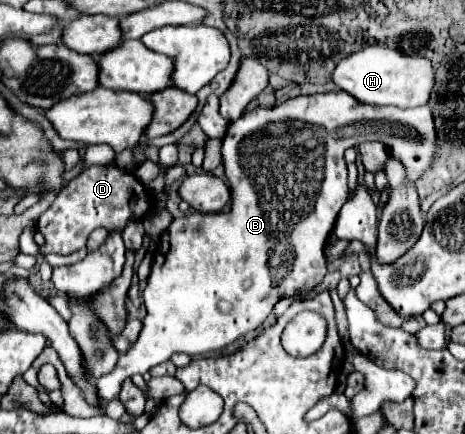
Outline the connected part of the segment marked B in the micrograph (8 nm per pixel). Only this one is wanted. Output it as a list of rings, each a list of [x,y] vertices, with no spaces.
[[[340,90],[296,96],[274,108],[256,106],[252,112],[232,122],[222,140],[222,162],[232,190],[232,208],[222,214],[190,214],[172,220],[166,230],[168,244],[164,244],[162,238],[158,254],[154,256],[148,286],[144,290],[148,314],[144,318],[140,338],[124,356],[120,356],[116,368],[98,380],[98,400],[108,404],[120,394],[124,378],[144,374],[150,368],[170,360],[170,356],[176,352],[200,356],[236,342],[244,334],[260,328],[276,302],[282,298],[308,298],[308,294],[326,276],[324,246],[336,224],[338,212],[348,198],[344,172],[346,164],[342,158],[344,150],[370,140],[378,140],[386,146],[388,154],[404,166],[408,182],[416,182],[426,170],[434,166],[438,138],[430,106],[412,110],[370,106]]]

